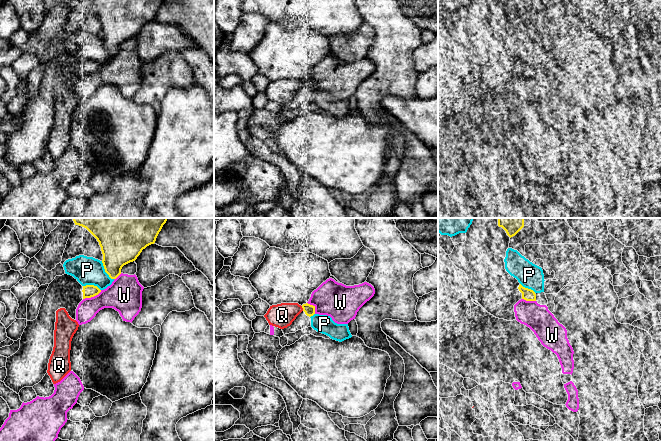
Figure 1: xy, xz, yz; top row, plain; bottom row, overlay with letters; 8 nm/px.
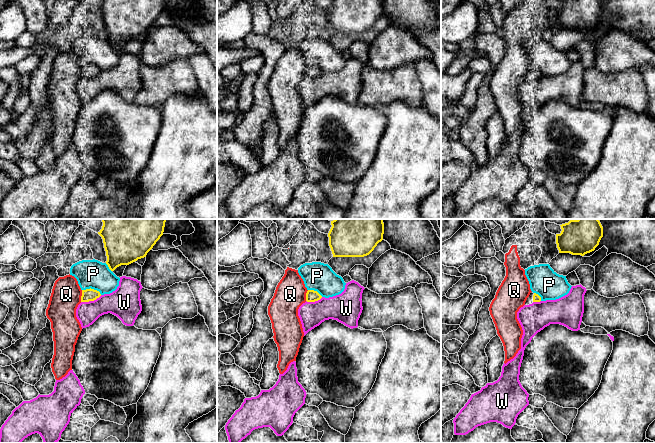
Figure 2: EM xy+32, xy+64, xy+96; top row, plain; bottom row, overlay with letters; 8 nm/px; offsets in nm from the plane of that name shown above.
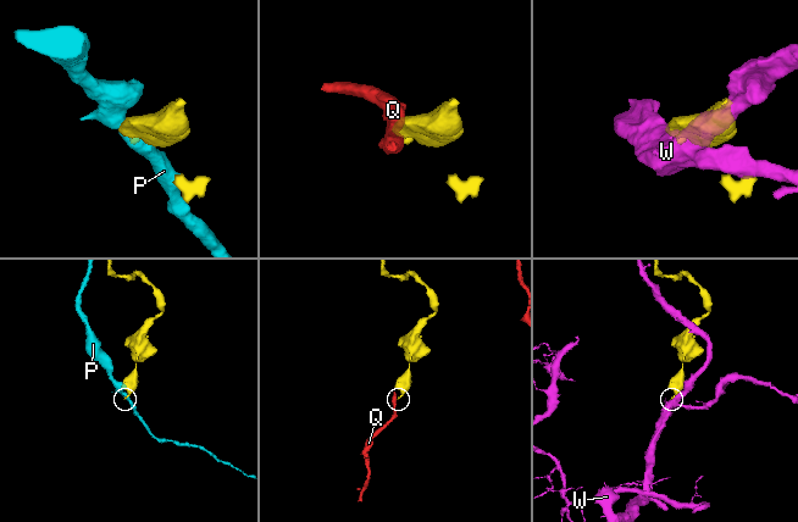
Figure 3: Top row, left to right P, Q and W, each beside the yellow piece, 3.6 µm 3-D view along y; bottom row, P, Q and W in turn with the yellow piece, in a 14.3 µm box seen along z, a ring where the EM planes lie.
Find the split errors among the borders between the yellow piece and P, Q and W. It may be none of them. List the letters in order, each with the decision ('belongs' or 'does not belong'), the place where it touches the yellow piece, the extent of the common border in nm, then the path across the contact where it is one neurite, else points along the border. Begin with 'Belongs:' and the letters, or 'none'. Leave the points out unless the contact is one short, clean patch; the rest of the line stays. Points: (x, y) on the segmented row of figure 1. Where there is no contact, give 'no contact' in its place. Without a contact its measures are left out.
Belongs: none
P: does not belong; contact xy (105, 271); length 180 nm
Q: does not belong; contact xz (302, 307); length 40 nm
W: does not belong; contact xy (92, 296); length 170 nm

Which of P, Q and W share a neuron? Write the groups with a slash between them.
P / Q / W

